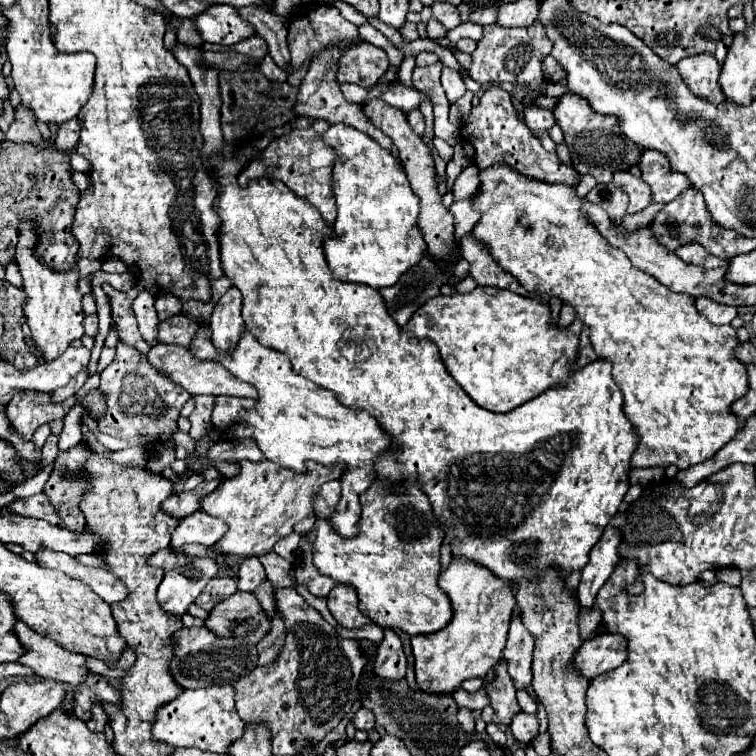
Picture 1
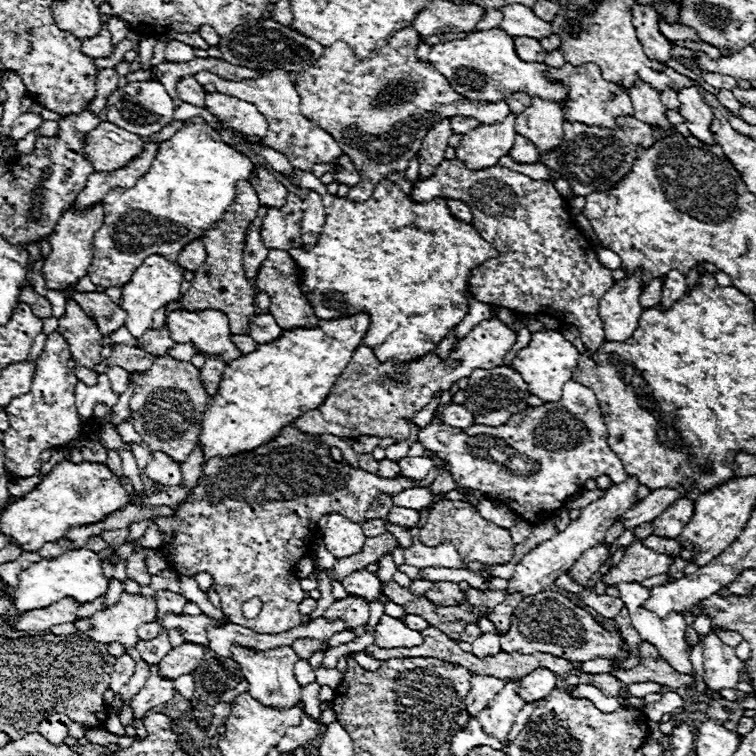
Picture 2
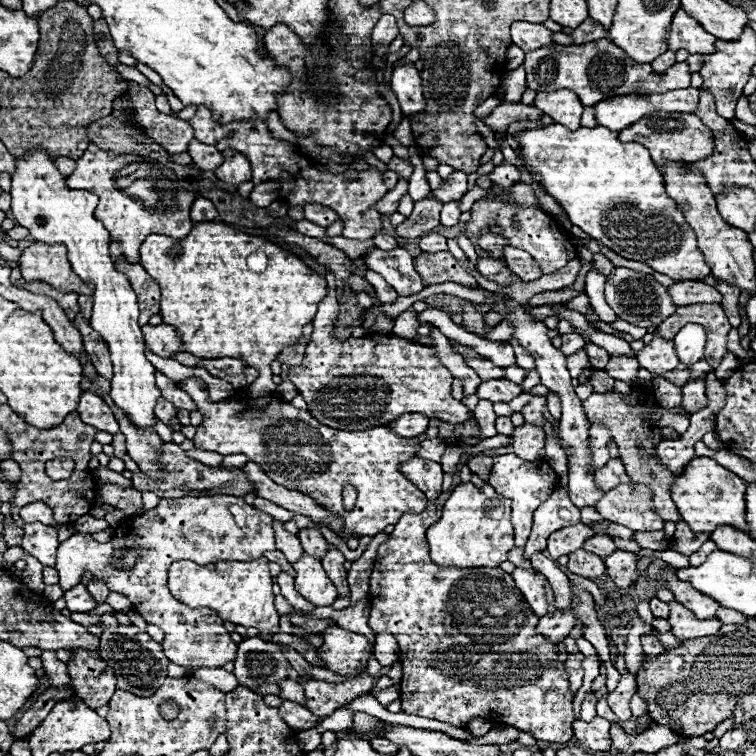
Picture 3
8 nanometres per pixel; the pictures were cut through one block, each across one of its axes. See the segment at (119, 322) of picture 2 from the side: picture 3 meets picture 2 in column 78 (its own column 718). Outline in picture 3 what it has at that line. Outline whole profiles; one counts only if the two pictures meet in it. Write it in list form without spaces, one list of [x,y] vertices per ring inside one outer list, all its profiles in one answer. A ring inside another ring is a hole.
[[[678,282],[668,288],[668,294],[672,296],[676,306],[688,306],[688,304],[722,304],[722,294],[704,282]]]

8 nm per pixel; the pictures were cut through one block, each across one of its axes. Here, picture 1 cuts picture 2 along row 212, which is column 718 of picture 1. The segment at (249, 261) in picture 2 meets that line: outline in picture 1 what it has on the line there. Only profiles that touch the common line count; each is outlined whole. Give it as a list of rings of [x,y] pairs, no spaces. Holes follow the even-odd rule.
[[[684,244],[676,250],[676,254],[688,262],[688,264],[696,264],[702,268],[716,268],[716,266],[726,266],[728,262],[722,258],[712,256],[710,252],[706,252],[704,248],[700,248],[700,244]]]

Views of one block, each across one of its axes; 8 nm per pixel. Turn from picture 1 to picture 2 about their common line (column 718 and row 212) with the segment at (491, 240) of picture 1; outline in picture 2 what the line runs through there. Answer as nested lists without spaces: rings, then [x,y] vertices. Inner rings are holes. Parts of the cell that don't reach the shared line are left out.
[[[394,172],[374,188],[366,202],[350,202],[348,198],[324,194],[322,204],[326,208],[326,222],[318,244],[312,250],[292,248],[288,252],[304,272],[302,290],[320,320],[354,316],[358,312],[370,316],[364,344],[374,348],[378,360],[408,362],[436,350],[442,338],[446,338],[468,312],[468,278],[472,270],[488,258],[498,256],[496,248],[482,240],[470,224],[460,222],[450,214],[444,198],[434,198],[424,204],[412,202],[408,198],[412,186],[414,182],[408,182],[404,172]]]

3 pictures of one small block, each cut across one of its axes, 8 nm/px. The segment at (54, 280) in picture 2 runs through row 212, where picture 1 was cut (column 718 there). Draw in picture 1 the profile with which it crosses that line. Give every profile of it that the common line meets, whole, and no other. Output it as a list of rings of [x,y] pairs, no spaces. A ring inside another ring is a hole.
[[[710,52],[696,54],[692,58],[684,58],[676,64],[676,68],[680,70],[688,88],[694,94],[698,94],[700,98],[706,98],[712,104],[720,104],[726,100],[726,96],[718,84],[722,64],[718,64],[718,60],[714,56],[710,56]]]

